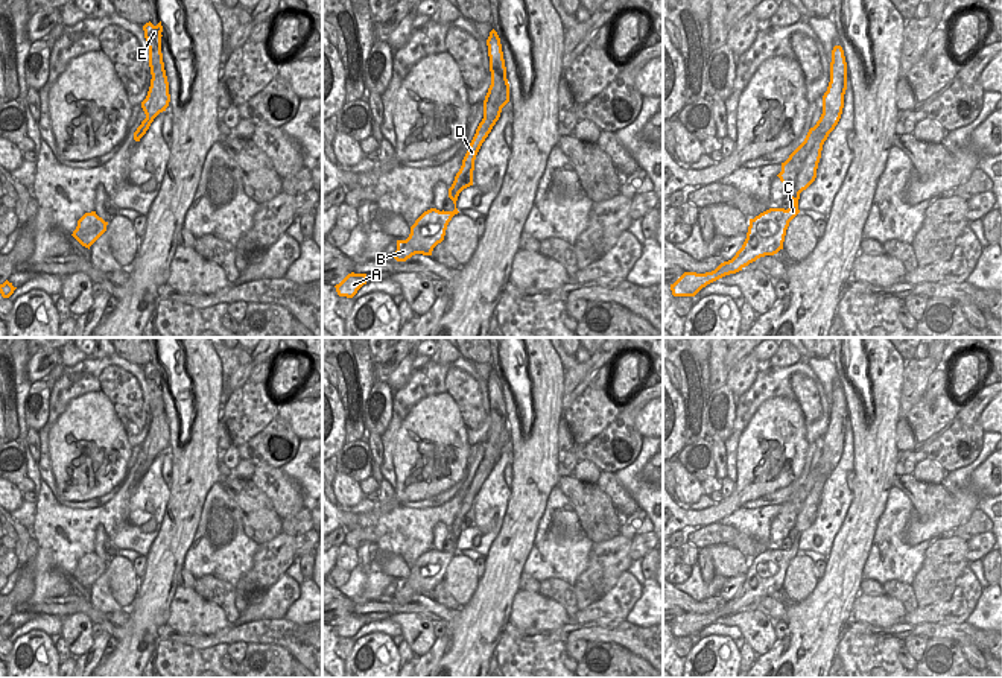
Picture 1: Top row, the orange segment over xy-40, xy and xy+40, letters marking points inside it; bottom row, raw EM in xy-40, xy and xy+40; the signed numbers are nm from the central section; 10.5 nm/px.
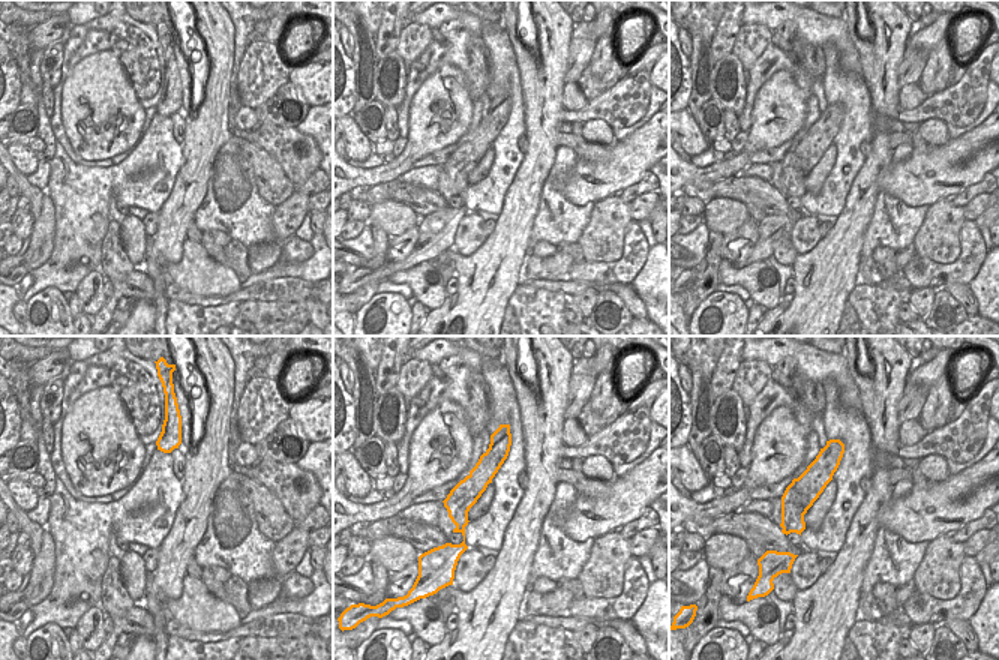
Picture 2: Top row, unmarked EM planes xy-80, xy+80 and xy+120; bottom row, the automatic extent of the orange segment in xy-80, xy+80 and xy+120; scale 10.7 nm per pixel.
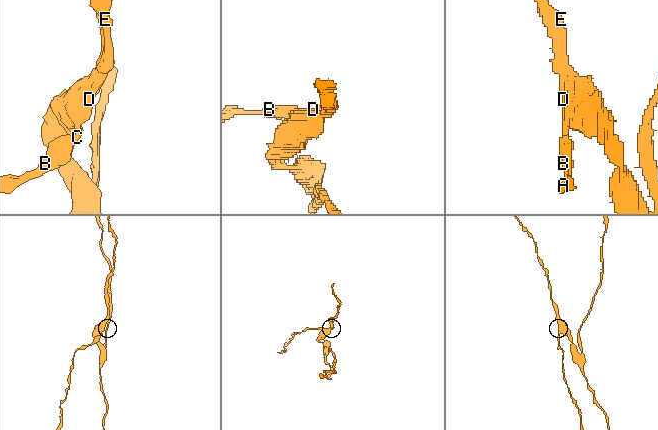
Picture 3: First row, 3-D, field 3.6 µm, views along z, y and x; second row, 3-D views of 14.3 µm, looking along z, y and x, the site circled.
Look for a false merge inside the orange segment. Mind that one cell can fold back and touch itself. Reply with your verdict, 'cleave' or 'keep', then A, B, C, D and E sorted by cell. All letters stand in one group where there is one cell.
cleave | A B C E / D

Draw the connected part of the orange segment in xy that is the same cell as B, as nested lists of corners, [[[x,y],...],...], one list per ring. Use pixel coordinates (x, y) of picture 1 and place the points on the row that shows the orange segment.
[[[456,202],[453,211],[430,208],[424,211],[411,227],[406,240],[397,240],[394,258],[406,261],[415,254],[432,255],[433,248],[444,240],[449,222],[458,214]]]

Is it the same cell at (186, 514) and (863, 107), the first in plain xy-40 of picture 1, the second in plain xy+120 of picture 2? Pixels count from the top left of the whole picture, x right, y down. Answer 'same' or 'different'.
different

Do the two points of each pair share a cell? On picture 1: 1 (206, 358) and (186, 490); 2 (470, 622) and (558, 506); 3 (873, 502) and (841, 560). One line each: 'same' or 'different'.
1: same
2: different
3: same

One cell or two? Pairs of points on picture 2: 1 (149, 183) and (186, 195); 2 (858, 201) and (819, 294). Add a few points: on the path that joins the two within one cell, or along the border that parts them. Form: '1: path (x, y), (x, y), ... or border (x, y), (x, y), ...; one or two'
1: border (183, 156), (174, 186), (158, 212); two
2: path (851, 224), (828, 272); one

